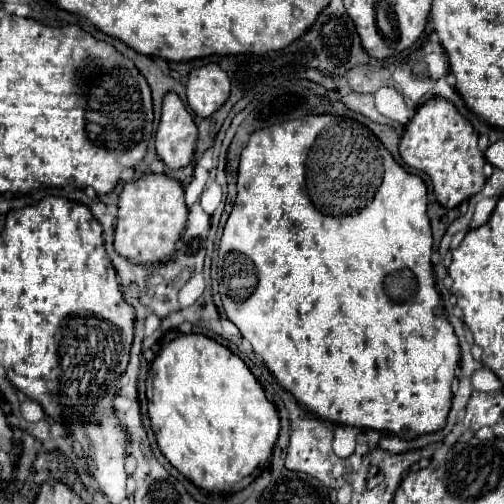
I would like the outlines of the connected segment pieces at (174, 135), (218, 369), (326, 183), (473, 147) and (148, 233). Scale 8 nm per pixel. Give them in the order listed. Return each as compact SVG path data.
M169 91L163 97L159 129L155 133L157 155L171 169L185 167L195 153L197 125L191 113L185 109L177 93Z
M203 333L179 335L161 347L147 375L147 403L151 429L161 453L177 471L205 491L233 493L247 487L255 469L259 473L267 465L281 429L277 409L243 359Z
M307 115L303 119L271 125L251 133L247 147L241 153L237 175L237 199L223 227L219 241L219 293L227 317L239 327L241 335L251 343L253 351L263 357L277 381L293 393L293 397L317 413L325 421L351 427L367 427L395 433L403 439L433 433L445 425L451 405L451 383L459 365L457 335L443 317L435 279L431 275L431 227L427 217L427 187L421 177L405 171L383 143L363 125L349 117Z
M433 97L415 109L413 119L401 137L399 153L409 167L419 169L431 177L433 193L443 207L459 205L461 201L479 193L485 185L485 157L477 147L477 133L473 125L463 119L455 105L447 99Z
M147 173L145 177L127 183L119 195L115 249L123 257L129 257L137 263L165 261L183 233L185 221L187 221L187 203L183 197L181 183L167 175Z

